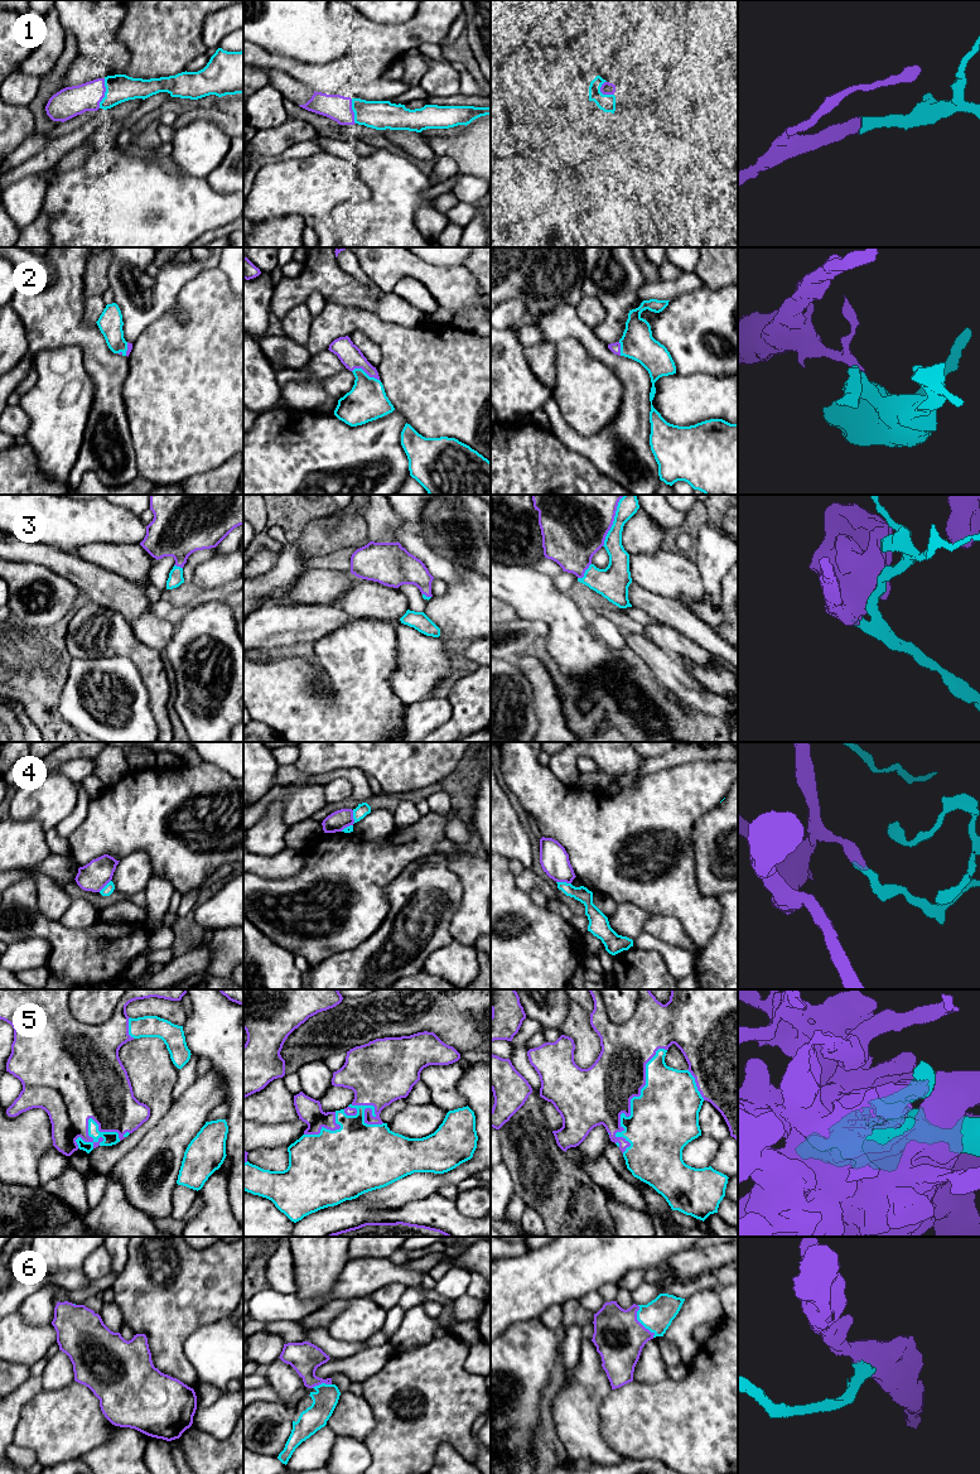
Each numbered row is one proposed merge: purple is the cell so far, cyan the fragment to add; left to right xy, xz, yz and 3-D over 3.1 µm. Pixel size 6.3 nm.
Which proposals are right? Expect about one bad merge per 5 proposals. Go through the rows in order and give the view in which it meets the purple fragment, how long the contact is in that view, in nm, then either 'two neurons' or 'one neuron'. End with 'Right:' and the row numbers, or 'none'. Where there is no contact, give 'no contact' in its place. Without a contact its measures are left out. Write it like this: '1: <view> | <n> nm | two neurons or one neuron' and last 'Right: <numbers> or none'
1: xy | 200 nm | one neuron
2: xz | 200 nm | one neuron
3: yz | 360 nm | one neuron
4: xz | 160 nm | two neurons
5: yz | 700 nm | one neuron
6: yz | 240 nm | one neuron
Right: 1, 2, 3, 5, 6

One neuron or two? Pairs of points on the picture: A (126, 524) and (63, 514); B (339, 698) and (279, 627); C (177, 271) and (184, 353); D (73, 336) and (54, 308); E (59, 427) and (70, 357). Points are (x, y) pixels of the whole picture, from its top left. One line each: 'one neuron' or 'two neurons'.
A: one neuron
B: two neurons
C: two neurons
D: one neuron
E: one neuron

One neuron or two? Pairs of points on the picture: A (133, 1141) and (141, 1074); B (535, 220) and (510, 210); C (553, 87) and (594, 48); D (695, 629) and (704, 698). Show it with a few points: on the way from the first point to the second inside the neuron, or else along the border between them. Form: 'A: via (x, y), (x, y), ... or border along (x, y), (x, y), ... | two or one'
A: via (148, 1125), (155, 1117), (155, 1090) | one
B: border along (537, 207), (521, 220) | two
C: via (565, 75), (579, 62), (587, 61) | one
D: via (677, 646), (676, 673), (686, 683) | one

